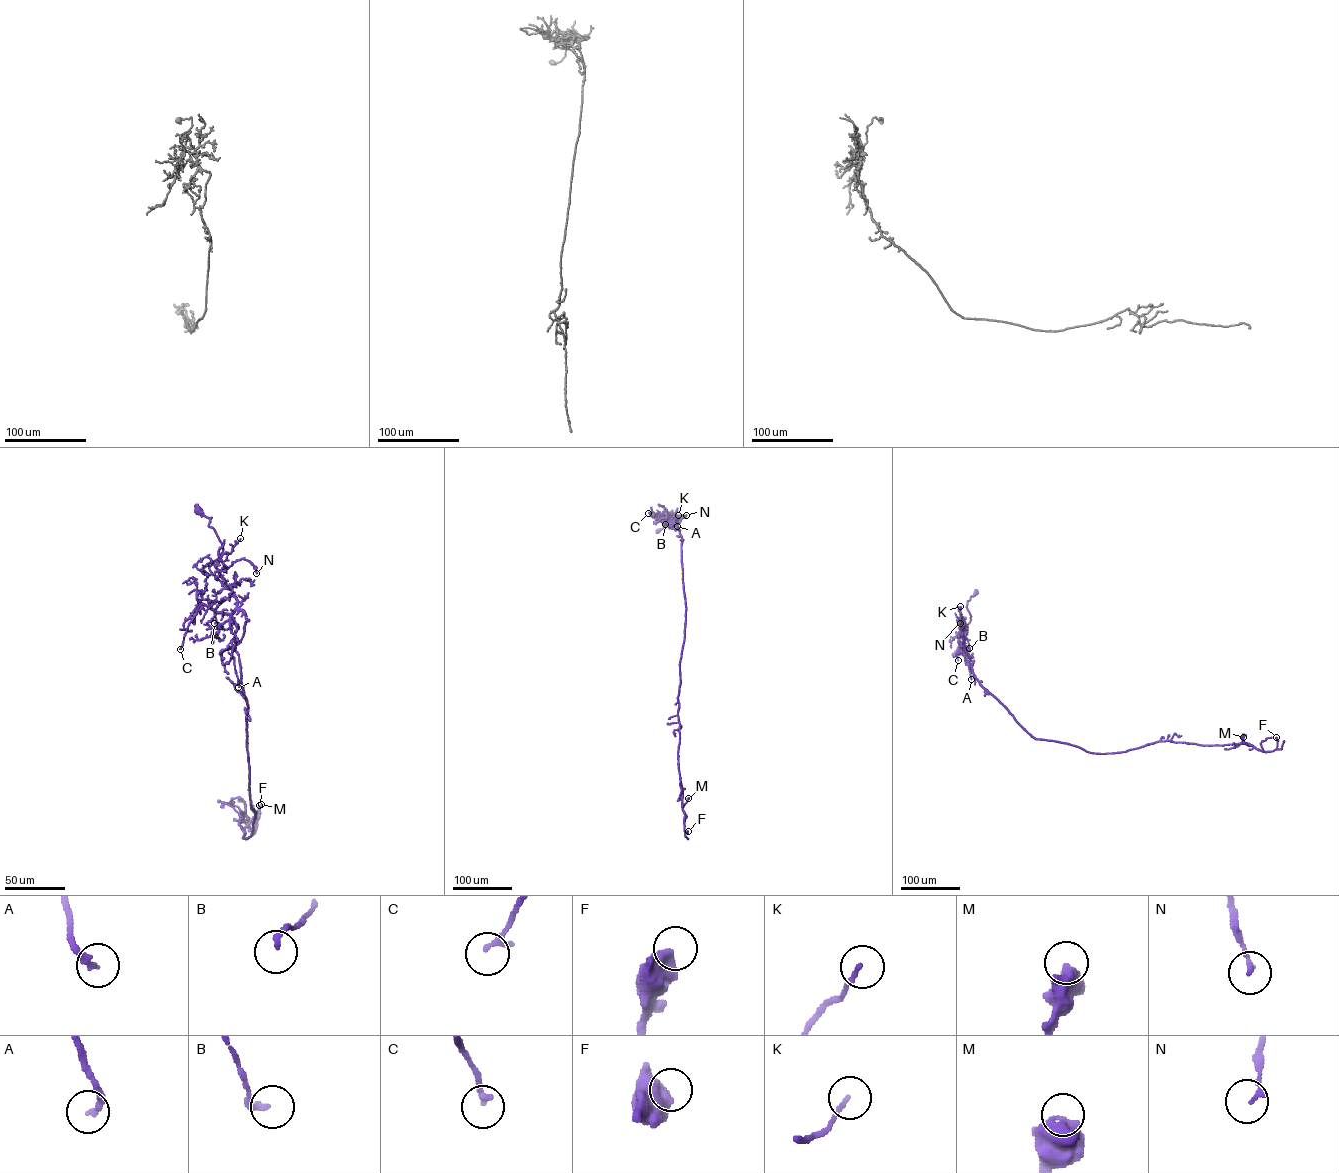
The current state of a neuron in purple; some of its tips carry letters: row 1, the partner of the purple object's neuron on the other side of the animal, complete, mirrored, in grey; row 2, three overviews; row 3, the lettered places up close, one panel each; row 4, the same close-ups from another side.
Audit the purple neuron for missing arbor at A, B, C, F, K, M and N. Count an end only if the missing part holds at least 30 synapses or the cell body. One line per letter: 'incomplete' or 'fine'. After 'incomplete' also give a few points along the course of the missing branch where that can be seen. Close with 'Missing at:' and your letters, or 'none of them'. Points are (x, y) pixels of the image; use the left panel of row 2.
A: fine
B: fine
C: fine
F: fine
K: fine
M: fine
N: fine
Missing at: none of them

